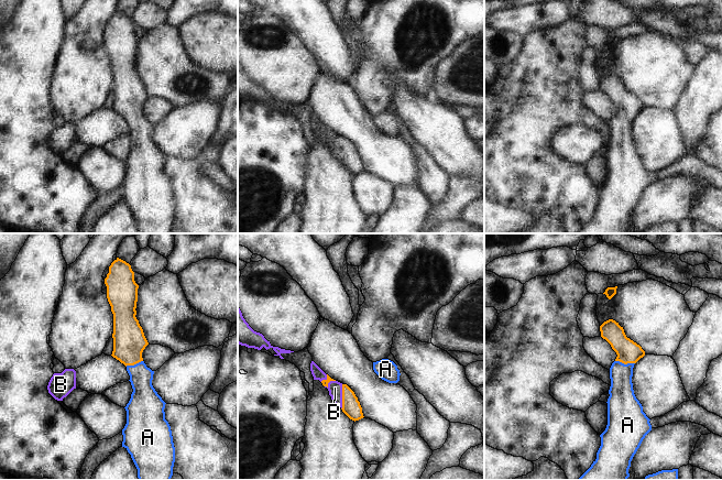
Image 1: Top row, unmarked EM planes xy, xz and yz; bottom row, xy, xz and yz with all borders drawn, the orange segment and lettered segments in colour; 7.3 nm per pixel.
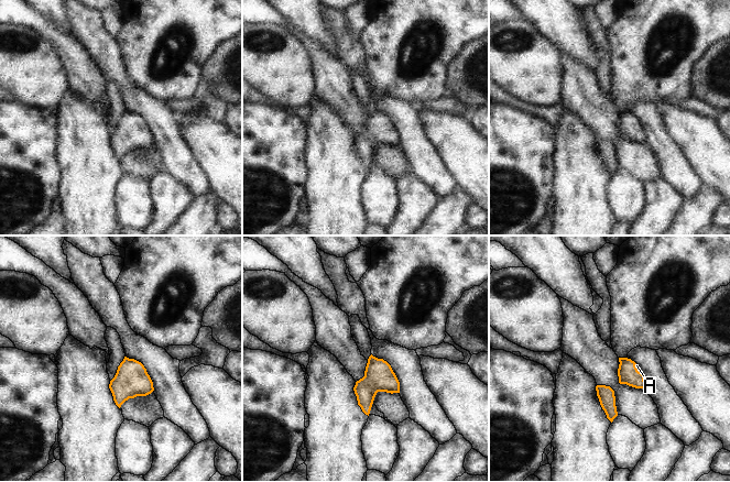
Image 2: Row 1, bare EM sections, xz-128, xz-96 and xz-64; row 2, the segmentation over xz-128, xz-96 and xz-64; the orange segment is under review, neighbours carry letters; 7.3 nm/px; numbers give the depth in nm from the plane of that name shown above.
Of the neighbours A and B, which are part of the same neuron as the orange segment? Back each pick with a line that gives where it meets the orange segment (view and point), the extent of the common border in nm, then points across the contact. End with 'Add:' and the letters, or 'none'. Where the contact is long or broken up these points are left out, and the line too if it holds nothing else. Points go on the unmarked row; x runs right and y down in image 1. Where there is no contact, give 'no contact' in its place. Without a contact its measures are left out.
A: yz (625, 117) | 150 nm | across yz (627, 105), (625, 117), (622, 121), (622, 151)
B: xz (342, 150) | 180 nm | across xz (351, 161), (342, 150), (335, 141)
Add: A, B

